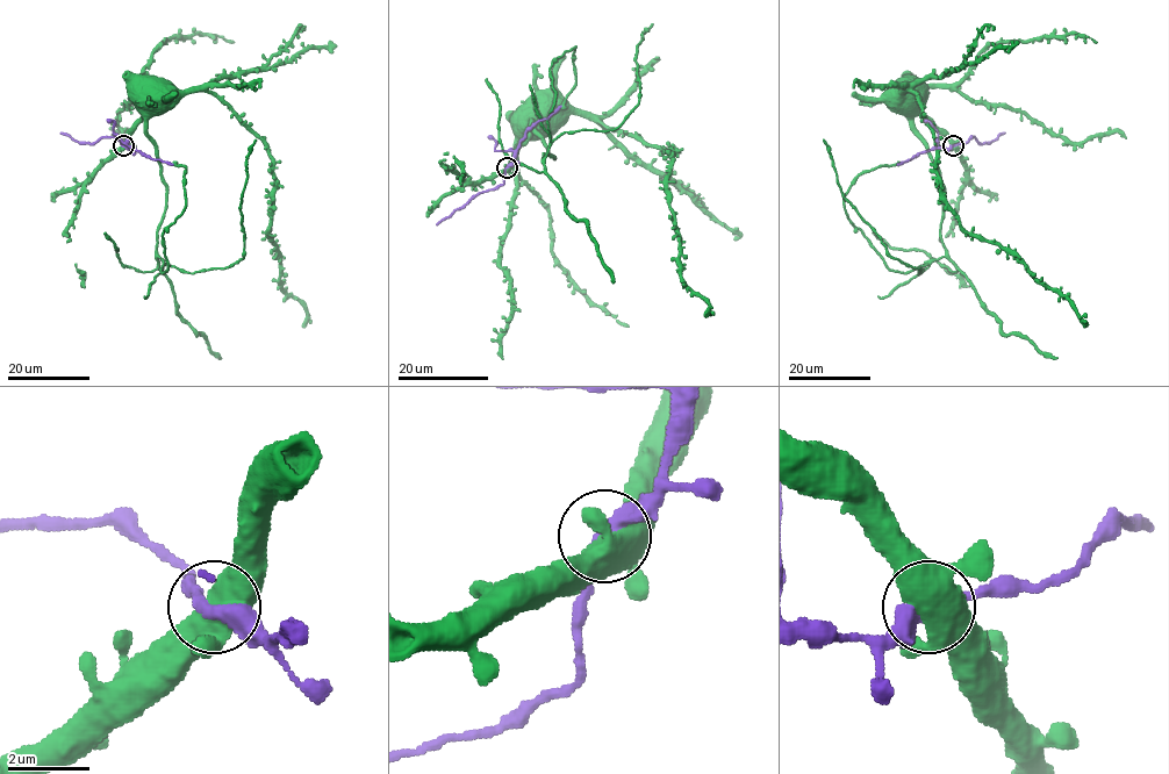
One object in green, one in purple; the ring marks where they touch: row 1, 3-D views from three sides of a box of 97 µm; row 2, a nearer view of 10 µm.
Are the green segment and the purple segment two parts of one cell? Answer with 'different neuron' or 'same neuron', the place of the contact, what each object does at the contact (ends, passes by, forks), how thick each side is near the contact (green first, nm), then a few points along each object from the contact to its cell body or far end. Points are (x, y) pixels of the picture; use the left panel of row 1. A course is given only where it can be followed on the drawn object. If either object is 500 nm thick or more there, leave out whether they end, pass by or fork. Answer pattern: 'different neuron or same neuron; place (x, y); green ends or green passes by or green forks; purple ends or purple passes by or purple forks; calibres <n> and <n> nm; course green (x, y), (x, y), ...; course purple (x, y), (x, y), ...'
same neuron; place (123, 145); green forks; purple passes by; calibres 460 and 320 nm; course green (123, 145), (134, 128), (160, 104), (160, 88), (155, 87); course purple (123, 145), (115, 138), (101, 137), (92, 143), (80, 143), (59, 133)

